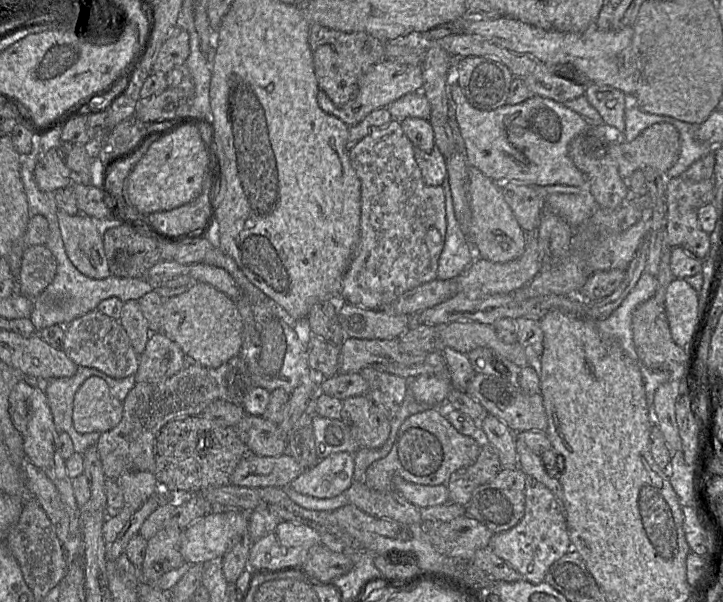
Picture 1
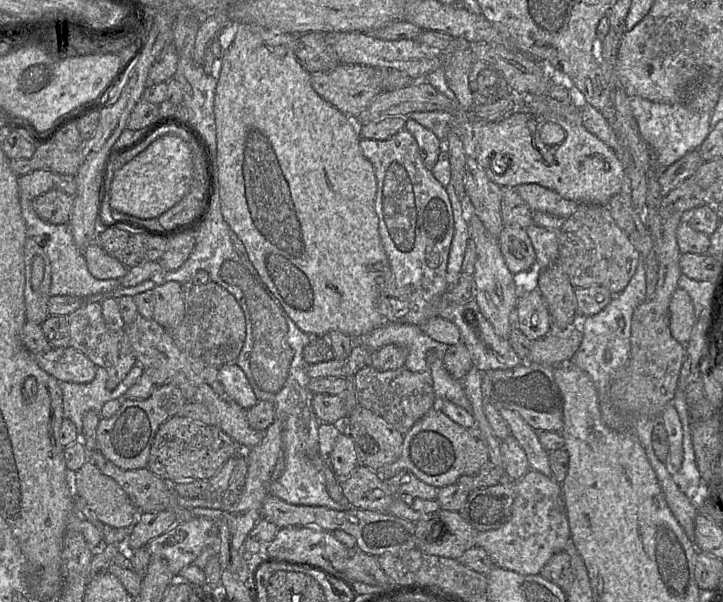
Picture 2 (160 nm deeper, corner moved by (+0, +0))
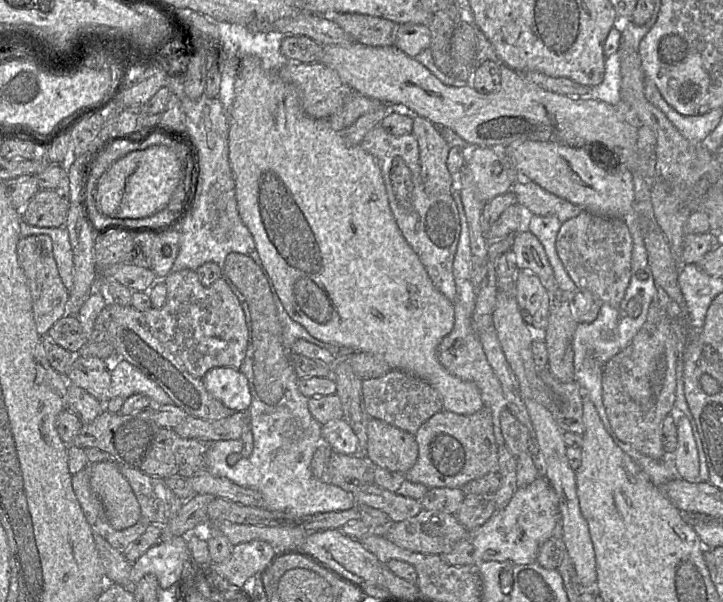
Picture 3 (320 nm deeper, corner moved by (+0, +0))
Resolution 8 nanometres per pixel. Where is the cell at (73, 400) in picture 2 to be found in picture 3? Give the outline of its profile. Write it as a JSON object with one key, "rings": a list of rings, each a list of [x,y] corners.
{"rings":[[[113,353],[106,361],[111,374],[111,385],[108,391],[108,399],[121,397],[126,399],[134,394],[143,394],[153,404],[172,404],[172,400],[164,390],[154,381],[146,377],[137,367],[125,360],[113,362],[118,355]]]}

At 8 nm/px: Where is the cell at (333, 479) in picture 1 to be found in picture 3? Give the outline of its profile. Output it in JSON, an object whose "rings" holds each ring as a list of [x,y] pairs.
{"rings":[[[343,418],[322,425],[322,442],[328,444],[337,453],[345,455],[359,453],[359,439]]]}

